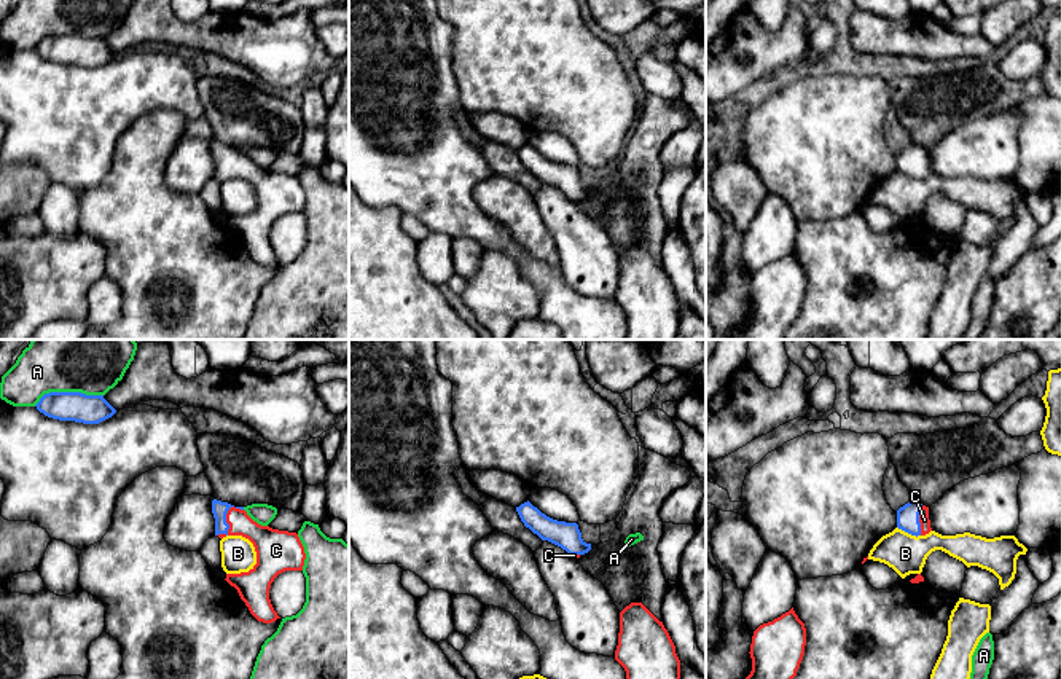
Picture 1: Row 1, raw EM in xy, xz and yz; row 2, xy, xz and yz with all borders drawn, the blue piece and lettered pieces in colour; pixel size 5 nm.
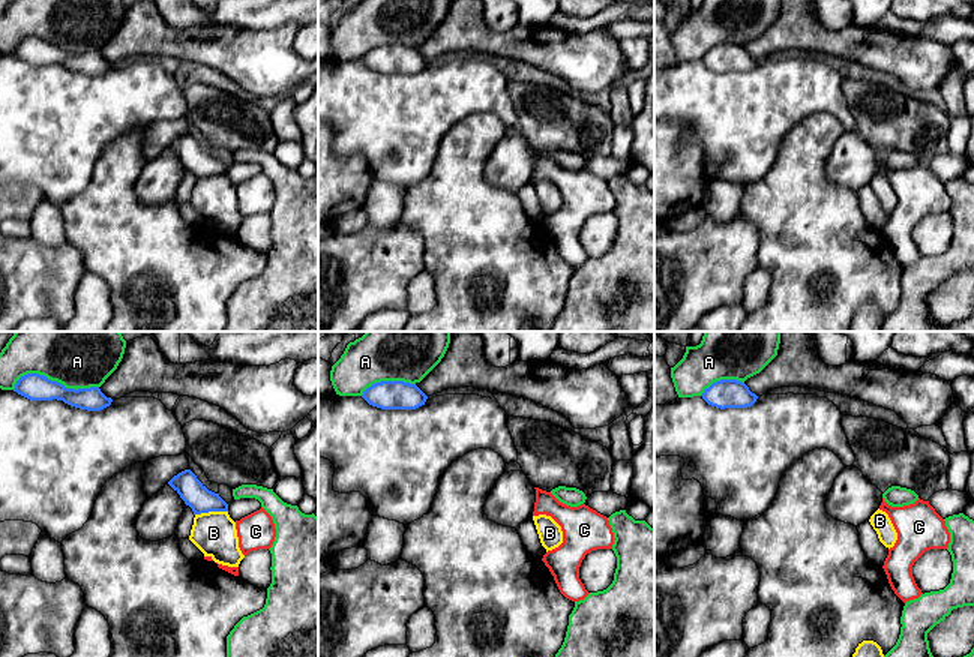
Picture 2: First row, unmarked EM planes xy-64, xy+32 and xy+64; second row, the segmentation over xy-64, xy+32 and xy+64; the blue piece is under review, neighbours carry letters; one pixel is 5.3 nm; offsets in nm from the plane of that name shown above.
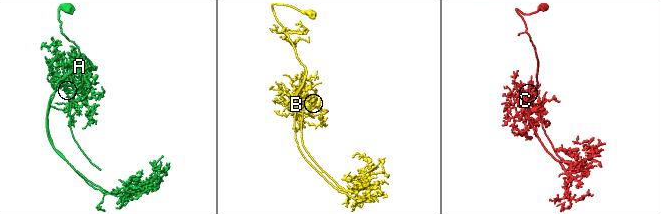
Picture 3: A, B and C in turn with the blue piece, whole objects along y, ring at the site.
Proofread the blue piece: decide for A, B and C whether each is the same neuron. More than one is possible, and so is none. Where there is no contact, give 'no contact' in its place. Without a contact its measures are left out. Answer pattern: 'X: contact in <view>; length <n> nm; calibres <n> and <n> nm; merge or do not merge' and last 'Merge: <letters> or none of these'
A: contact in xy; length 360 nm; calibres 150 and 220 nm; do not merge
B: contact in yz; length 130 nm; calibres 110 and 200 nm; do not merge
C: contact in xy; length 190 nm; calibres 80 and 150 nm; merge
Merge: C

